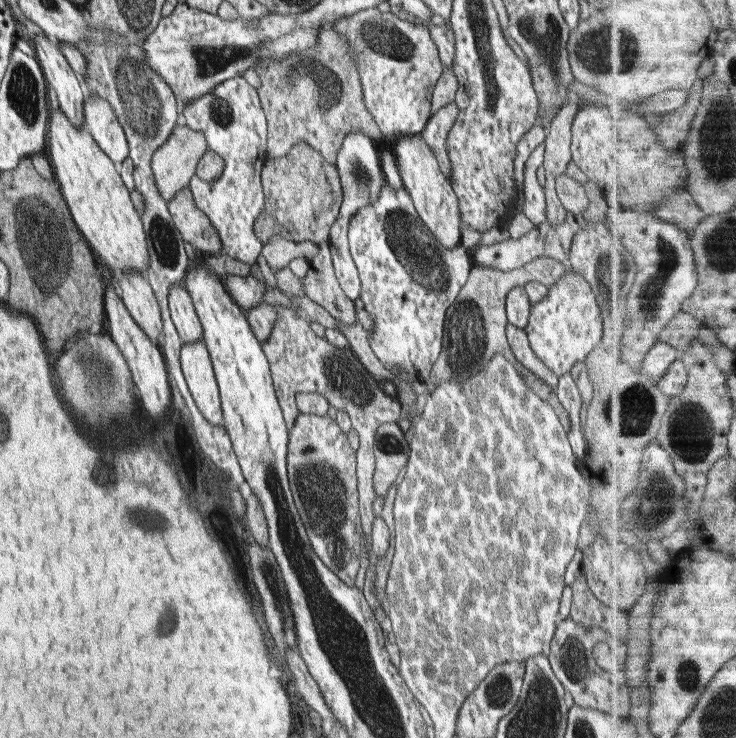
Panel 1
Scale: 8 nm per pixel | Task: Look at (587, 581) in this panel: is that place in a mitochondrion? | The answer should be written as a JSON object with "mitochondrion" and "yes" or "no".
{"mitochondrion":"no"}

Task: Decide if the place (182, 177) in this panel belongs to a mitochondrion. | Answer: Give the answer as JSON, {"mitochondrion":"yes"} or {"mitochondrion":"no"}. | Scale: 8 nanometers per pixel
{"mitochondrion":"no"}

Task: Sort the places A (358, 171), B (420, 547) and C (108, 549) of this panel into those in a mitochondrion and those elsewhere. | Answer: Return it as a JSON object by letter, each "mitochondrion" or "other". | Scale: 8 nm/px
{"A":"mitochondrion","B":"other","C":"other"}

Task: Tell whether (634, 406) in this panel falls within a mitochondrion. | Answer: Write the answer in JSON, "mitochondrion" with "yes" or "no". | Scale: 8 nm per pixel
{"mitochondrion":"yes"}

